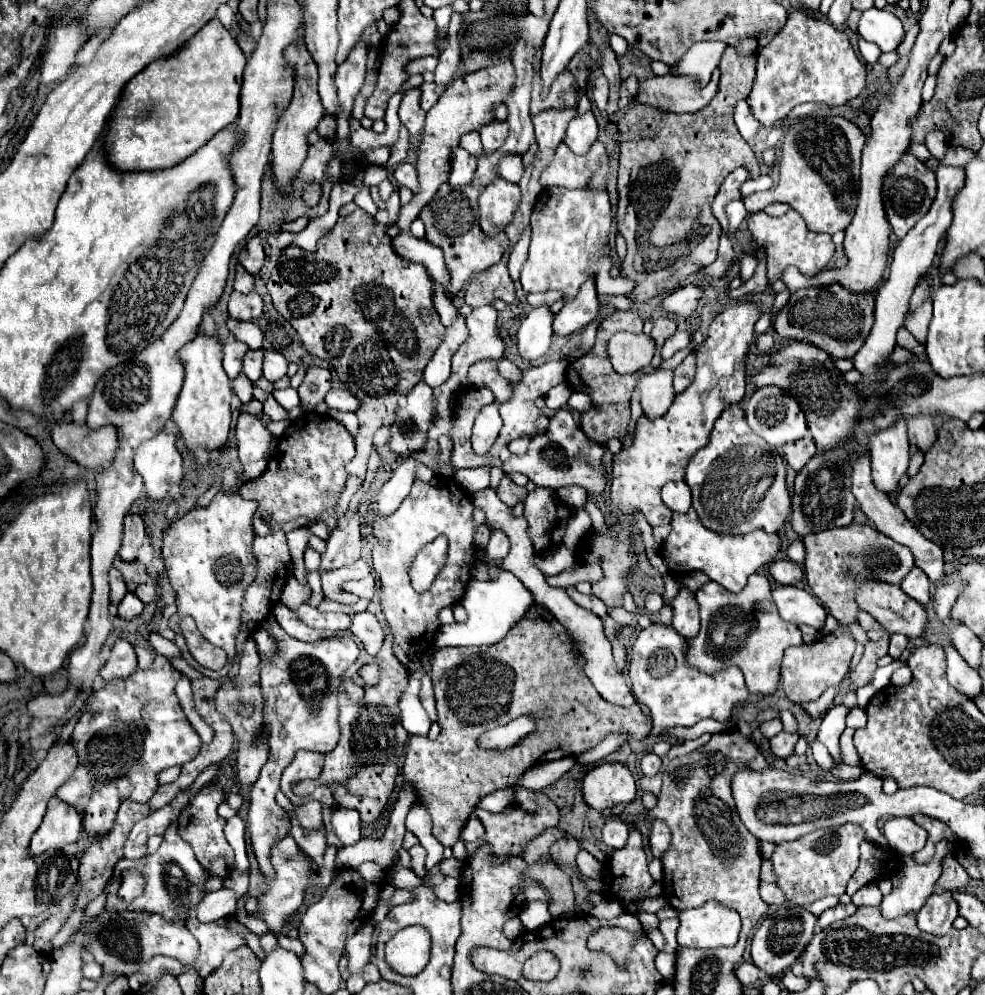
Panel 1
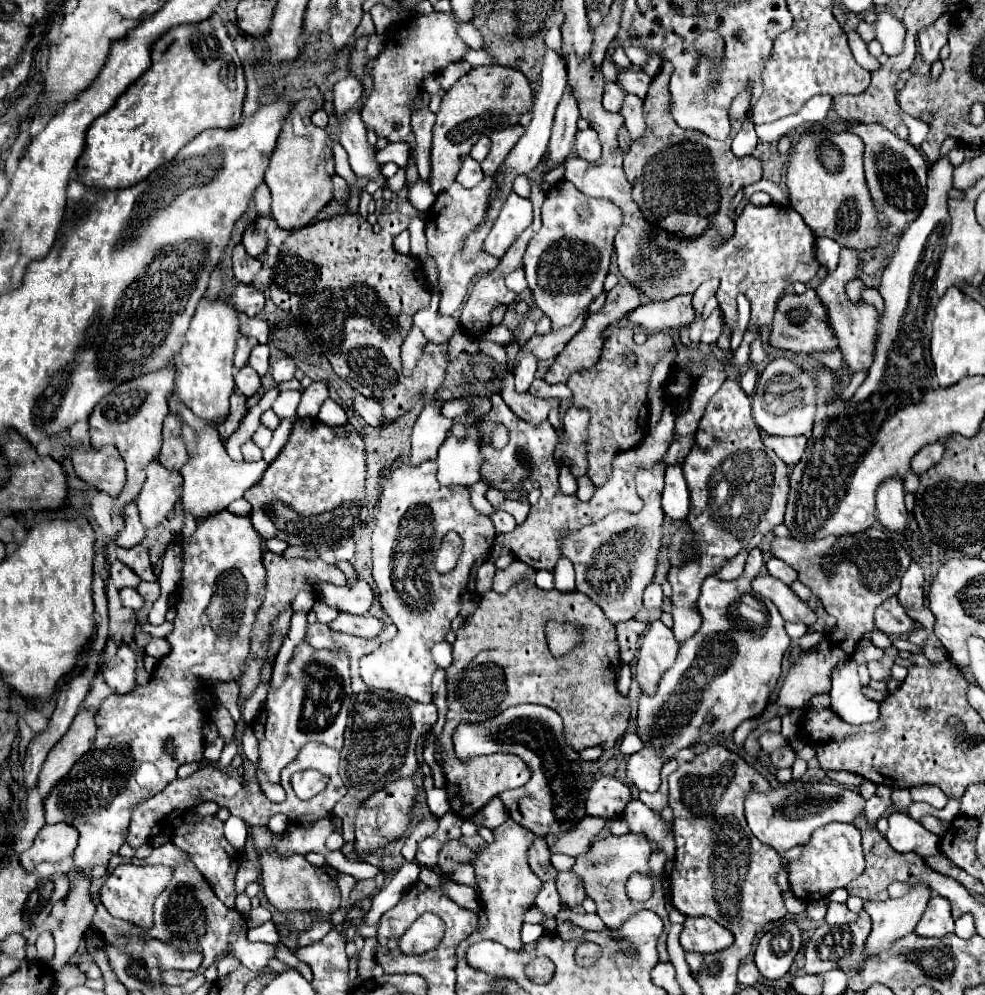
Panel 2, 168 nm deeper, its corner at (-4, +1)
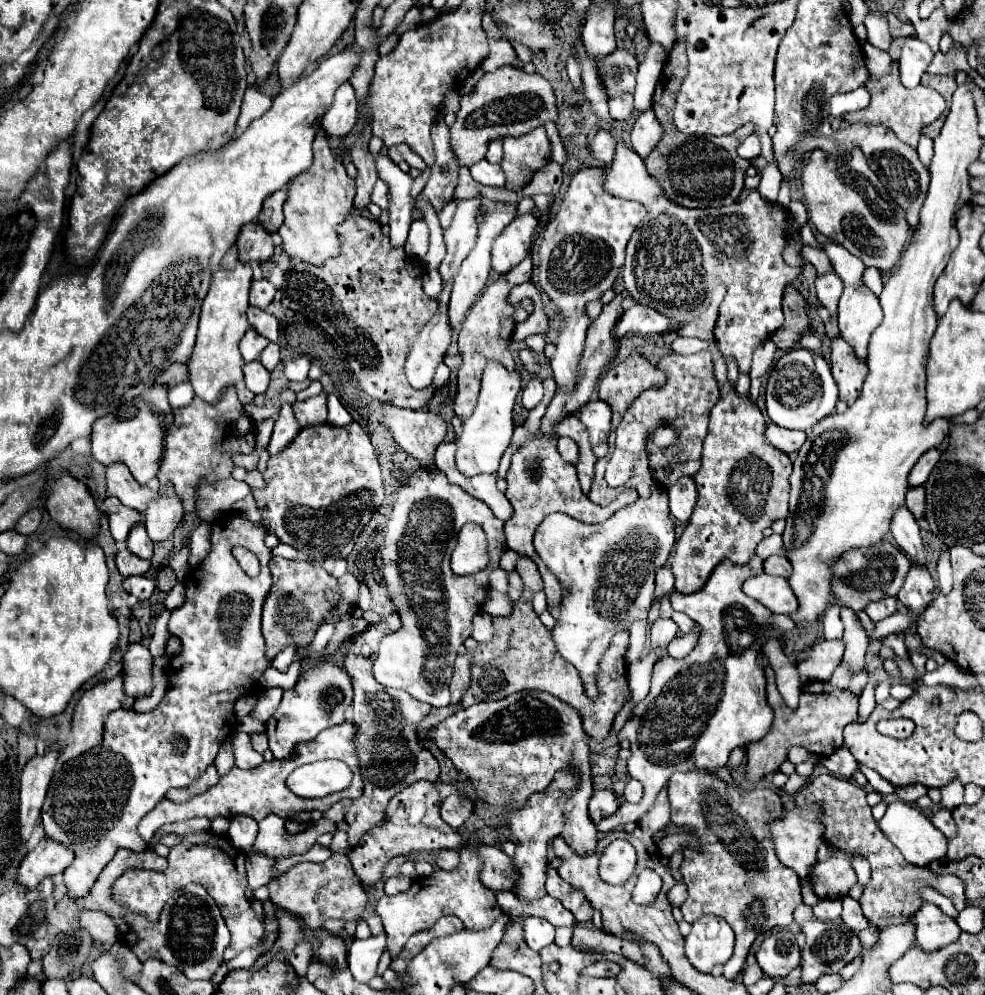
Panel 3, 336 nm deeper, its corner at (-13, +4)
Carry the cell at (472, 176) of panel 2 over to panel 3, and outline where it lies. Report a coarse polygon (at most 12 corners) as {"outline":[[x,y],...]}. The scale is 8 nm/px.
{"outline":[[480,160],[470,168],[476,182],[504,186],[504,172],[498,164]]}

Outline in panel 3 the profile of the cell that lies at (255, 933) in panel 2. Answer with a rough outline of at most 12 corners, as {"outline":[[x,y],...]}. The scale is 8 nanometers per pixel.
{"outline":[[264,942],[240,952],[228,962],[228,970],[252,966],[264,952]]}

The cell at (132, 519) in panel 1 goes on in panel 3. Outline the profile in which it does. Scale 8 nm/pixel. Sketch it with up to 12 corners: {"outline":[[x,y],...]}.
{"outline":[[104,498],[116,542],[124,542],[130,528],[140,522],[140,512]]}

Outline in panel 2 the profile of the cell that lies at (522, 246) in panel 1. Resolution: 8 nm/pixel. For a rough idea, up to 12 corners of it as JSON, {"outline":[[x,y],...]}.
{"outline":[[513,271],[505,283],[511,291],[527,289],[525,271]]}

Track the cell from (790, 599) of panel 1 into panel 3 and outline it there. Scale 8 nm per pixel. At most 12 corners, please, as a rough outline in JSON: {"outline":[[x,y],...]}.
{"outline":[[760,574],[742,592],[774,614],[798,608],[796,596],[780,576]]}

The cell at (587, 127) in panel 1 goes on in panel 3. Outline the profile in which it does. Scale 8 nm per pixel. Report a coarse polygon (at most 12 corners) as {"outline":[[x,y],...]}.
{"outline":[[598,130],[592,142],[592,156],[610,164],[616,140],[606,130]]}

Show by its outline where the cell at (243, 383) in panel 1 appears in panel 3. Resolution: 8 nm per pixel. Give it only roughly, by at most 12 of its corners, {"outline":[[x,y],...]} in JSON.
{"outline":[[258,360],[244,364],[246,388],[264,394],[270,372]]}

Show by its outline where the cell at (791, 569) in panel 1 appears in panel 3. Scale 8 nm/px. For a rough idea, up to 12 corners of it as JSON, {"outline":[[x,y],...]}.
{"outline":[[784,556],[764,560],[764,572],[788,578],[792,564]]}

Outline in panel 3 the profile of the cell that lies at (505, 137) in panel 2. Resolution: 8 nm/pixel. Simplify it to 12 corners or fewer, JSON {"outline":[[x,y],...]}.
{"outline":[[544,126],[504,138],[506,188],[516,190],[520,168],[536,174],[550,162]]}

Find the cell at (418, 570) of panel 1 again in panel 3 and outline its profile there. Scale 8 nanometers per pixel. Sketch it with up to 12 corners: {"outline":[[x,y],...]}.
{"outline":[[466,524],[452,552],[454,574],[476,574],[490,564],[486,534]]}

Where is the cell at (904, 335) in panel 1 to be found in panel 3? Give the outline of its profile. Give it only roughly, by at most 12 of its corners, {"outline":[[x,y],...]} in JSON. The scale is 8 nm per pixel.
{"outline":[[864,270],[864,284],[878,296],[882,292],[880,270]]}

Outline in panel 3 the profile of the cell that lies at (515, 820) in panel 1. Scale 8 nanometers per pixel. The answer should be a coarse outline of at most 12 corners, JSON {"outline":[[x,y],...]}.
{"outline":[[548,868],[546,892],[564,900],[572,886],[554,868]]}

